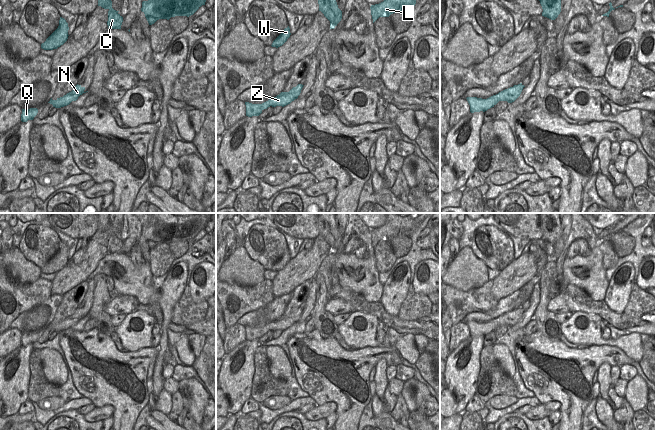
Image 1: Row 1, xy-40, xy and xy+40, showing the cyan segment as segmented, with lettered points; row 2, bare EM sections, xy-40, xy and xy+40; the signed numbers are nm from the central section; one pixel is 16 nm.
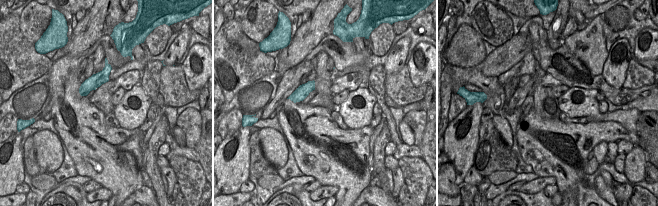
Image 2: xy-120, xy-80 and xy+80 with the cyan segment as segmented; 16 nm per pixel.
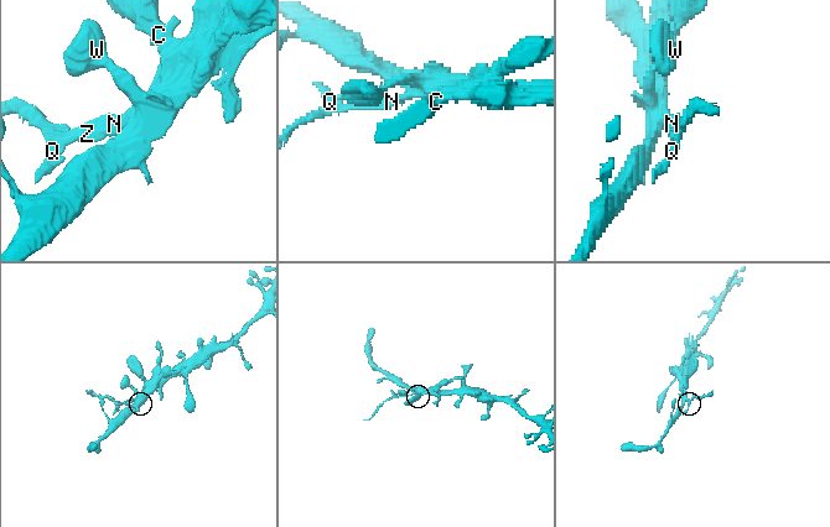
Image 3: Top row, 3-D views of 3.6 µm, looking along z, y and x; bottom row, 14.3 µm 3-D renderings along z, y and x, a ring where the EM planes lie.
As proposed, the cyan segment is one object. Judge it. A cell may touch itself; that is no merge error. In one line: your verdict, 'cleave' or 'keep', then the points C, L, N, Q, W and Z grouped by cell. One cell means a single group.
cleave | C L N W Z / Q

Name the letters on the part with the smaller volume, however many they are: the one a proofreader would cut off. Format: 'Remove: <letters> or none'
Remove: Q

